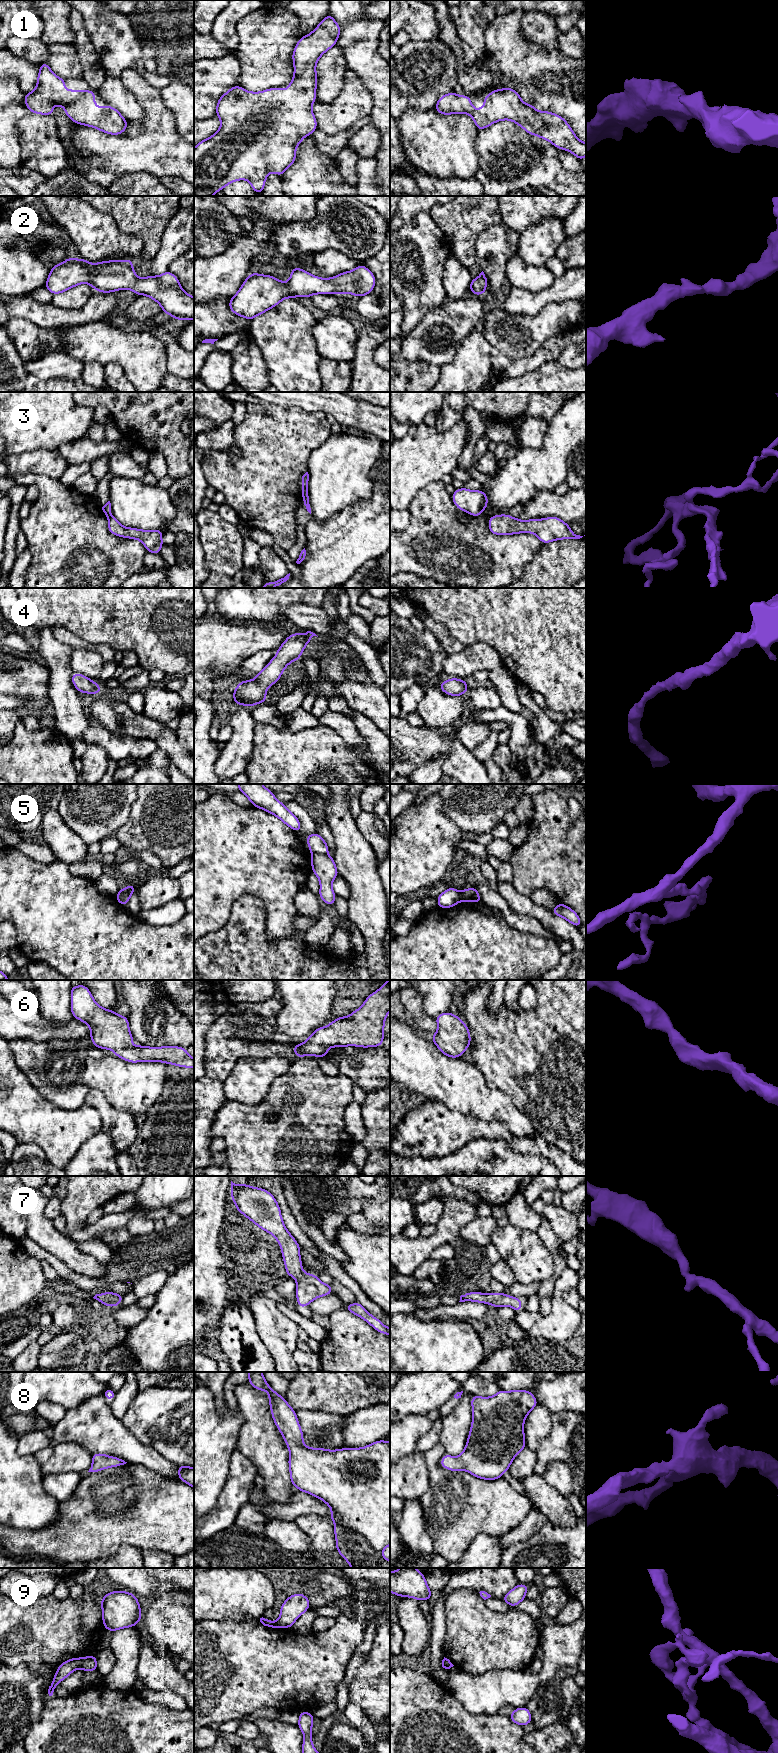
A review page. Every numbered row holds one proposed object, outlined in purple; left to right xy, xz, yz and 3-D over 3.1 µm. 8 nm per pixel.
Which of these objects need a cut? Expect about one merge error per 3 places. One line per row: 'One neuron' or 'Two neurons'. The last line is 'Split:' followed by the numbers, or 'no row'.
1: One neuron
2: One neuron
3: Two neurons
4: One neuron
5: Two neurons
6: One neuron
7: One neuron
8: One neuron
9: Two neurons
Split: 3, 5, 9

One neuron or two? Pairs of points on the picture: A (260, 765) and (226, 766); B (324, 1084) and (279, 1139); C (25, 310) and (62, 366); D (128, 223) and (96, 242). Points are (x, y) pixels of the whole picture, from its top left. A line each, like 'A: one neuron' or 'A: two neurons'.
A: two neurons
B: one neuron
C: two neurons
D: two neurons

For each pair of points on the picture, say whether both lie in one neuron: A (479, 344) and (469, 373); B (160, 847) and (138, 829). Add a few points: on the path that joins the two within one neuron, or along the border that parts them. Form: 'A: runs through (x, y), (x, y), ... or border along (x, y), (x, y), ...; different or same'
A: runs through (475, 351), (471, 366); same
B: runs through (155, 842), (143, 831); same

